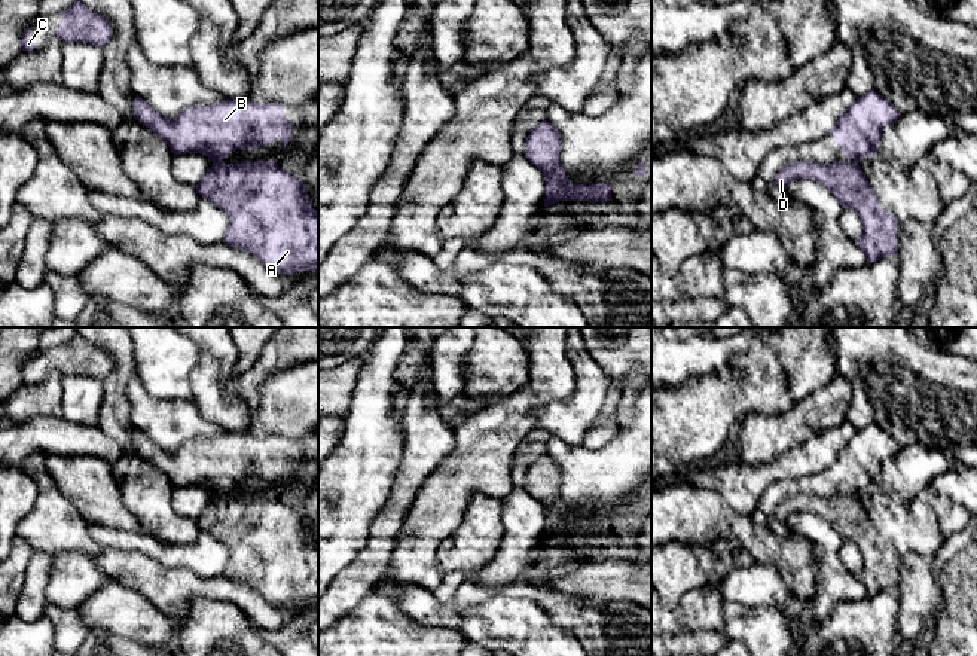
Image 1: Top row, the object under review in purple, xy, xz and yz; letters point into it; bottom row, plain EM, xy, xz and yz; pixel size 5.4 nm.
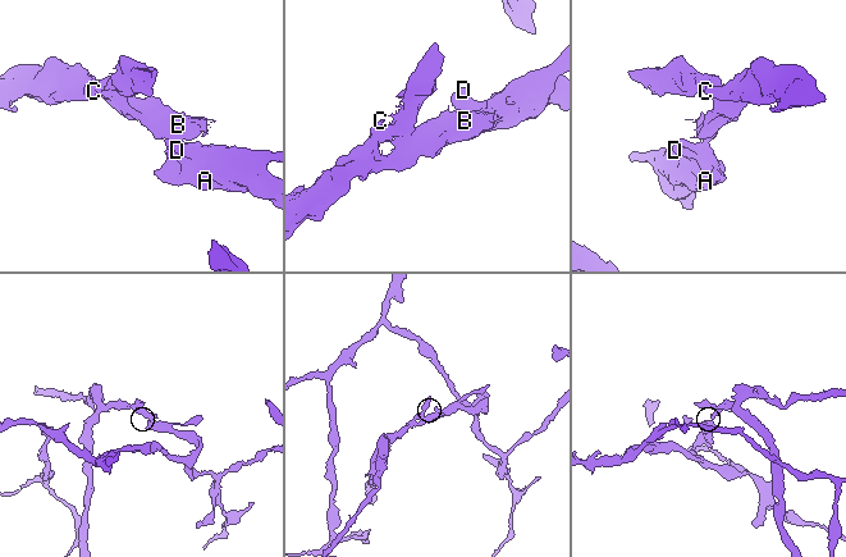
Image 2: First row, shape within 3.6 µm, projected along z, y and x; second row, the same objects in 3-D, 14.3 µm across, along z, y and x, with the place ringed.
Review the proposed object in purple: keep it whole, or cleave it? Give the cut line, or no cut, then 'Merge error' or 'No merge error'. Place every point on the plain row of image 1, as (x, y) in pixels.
Split along xy (214, 494), (222, 497). Merge error

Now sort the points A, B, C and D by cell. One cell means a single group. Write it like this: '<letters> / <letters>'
A D / B C

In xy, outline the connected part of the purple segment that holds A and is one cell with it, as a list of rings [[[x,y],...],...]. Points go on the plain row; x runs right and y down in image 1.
[[[275,494],[213,497],[196,525],[229,550],[223,576],[245,583],[275,607],[314,605],[318,601],[318,543],[309,537],[303,516]]]

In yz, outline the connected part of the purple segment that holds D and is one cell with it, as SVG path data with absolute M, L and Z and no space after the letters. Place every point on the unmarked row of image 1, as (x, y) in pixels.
M793 495L776 509L775 516L787 522L791 515L809 512L827 521L842 541L852 541L861 552L862 568L855 577L864 585L867 596L895 589L898 583L898 558L895 550L882 541L867 509L858 497Z

